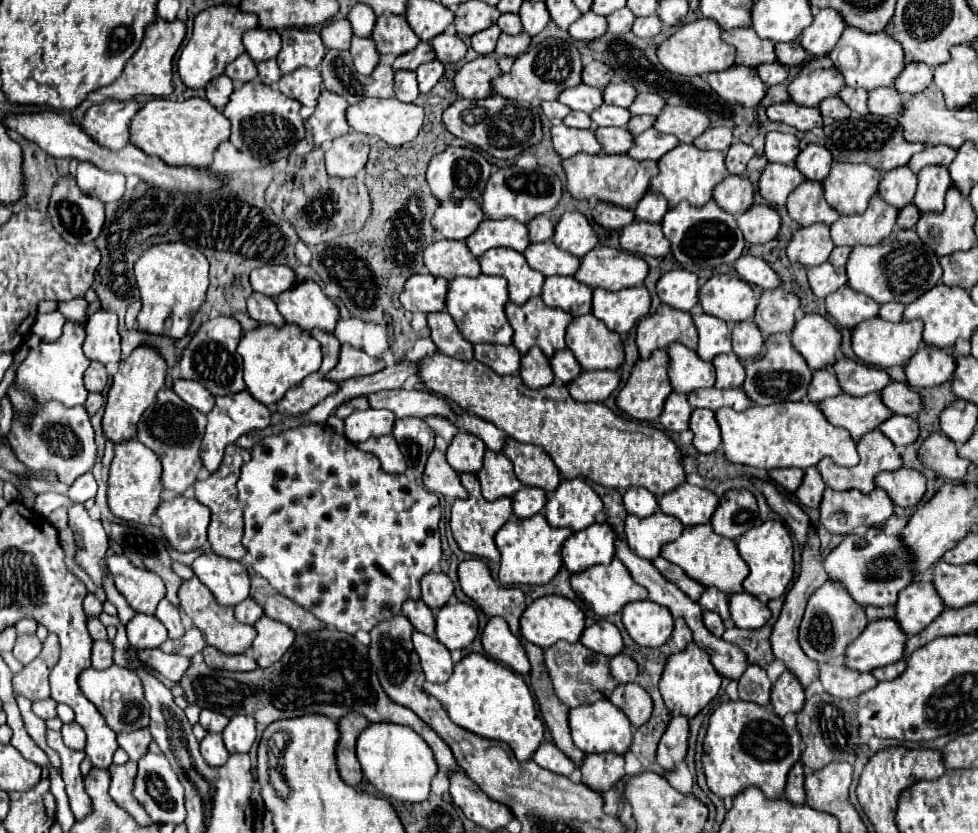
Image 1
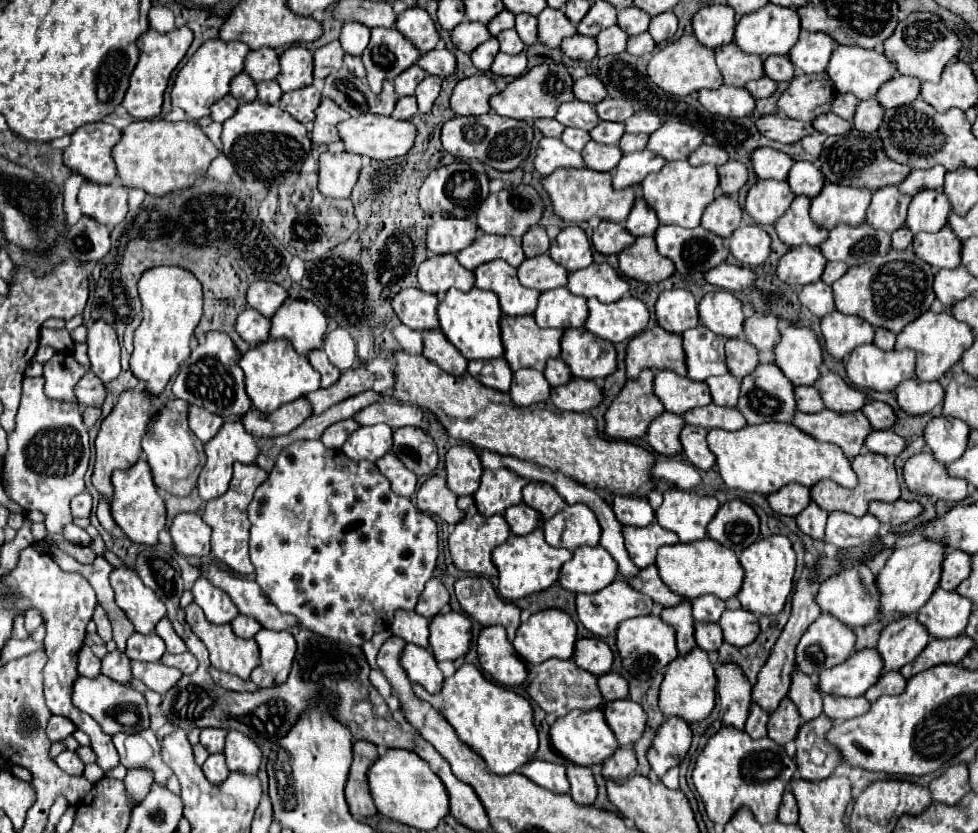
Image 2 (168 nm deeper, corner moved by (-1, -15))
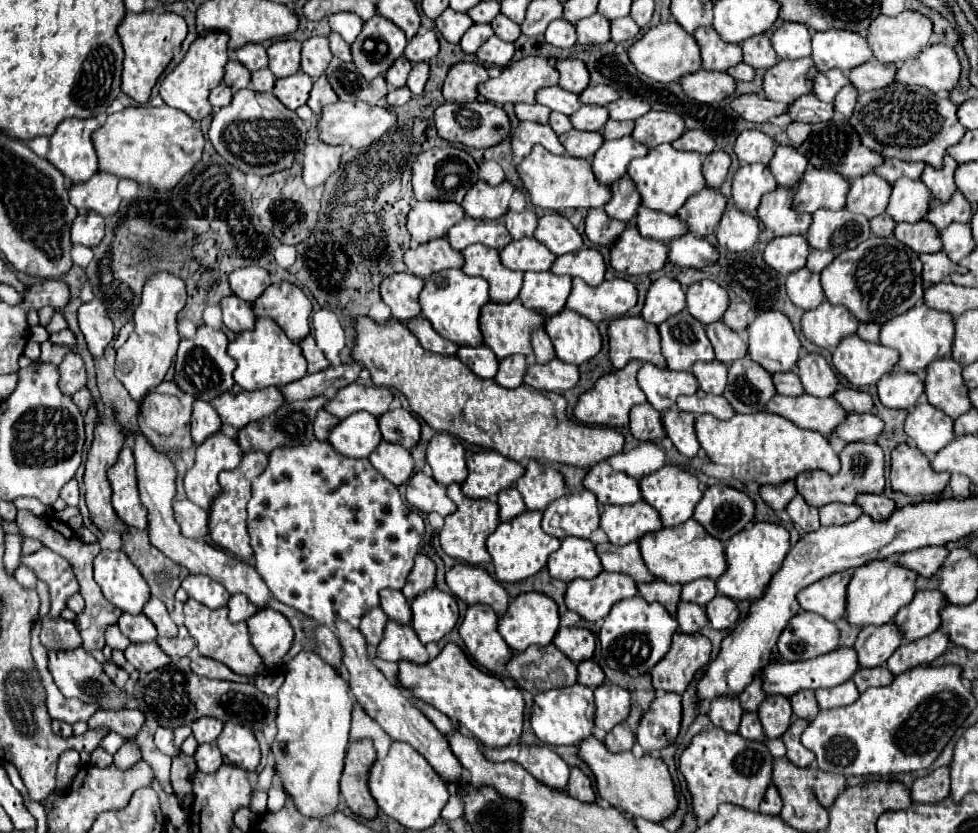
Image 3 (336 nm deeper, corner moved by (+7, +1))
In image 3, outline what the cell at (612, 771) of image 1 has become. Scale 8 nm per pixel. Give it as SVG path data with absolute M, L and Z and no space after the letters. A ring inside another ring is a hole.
M619 724L617 728L613 728L607 738L605 738L605 746L609 752L625 752L631 750L635 744L635 736L629 728L623 728L625 724Z

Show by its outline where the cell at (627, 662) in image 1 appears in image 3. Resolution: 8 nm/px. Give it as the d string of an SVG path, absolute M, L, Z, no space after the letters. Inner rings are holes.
M585 660L579 664L579 684L583 686L589 686L589 688L597 688L605 682L605 672L601 670L601 666L593 660Z

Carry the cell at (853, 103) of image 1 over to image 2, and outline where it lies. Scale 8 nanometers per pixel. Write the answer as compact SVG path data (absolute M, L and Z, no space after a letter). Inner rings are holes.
M835 94L835 100L831 104L831 112L841 116L843 120L853 120L855 114L855 106L857 106L857 98L853 94Z

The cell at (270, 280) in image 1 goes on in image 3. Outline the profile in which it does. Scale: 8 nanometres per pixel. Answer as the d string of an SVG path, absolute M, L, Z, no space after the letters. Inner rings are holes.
M247 266L247 268L239 268L229 276L229 284L235 296L239 296L245 302L255 302L263 290L271 284L269 272L265 272L265 268L261 266Z

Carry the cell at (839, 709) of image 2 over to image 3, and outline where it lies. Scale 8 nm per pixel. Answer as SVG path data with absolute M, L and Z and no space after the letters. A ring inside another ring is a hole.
M847 680L841 686L835 686L835 688L815 690L815 696L817 696L819 708L825 710L825 708L839 708L839 706L853 704L859 698L859 692L857 692L855 682Z

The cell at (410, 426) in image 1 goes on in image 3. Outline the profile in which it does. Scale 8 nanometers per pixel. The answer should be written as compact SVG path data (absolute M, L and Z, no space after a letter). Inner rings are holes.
M395 408L379 416L379 428L381 428L383 440L401 444L407 450L417 446L417 442L421 440L421 426L417 418L403 408Z

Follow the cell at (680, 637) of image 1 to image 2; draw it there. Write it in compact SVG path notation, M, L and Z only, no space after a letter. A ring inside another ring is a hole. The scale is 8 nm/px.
M683 600L677 606L671 608L663 608L659 618L675 628L677 634L677 650L683 656L685 652L689 652L695 646L695 636L693 636L693 616L691 616L691 602Z

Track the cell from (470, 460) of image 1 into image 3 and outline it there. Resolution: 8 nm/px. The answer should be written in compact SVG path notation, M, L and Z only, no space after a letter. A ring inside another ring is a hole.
M447 432L433 436L427 448L427 462L433 470L433 478L445 486L453 482L461 484L467 476L465 448L455 436Z

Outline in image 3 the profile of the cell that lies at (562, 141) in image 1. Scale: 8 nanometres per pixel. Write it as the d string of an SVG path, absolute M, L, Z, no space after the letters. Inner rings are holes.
M521 122L513 136L511 136L511 146L513 154L521 160L531 154L533 146L541 144L553 154L565 154L565 148L559 142L559 136L549 124L533 124L533 122Z

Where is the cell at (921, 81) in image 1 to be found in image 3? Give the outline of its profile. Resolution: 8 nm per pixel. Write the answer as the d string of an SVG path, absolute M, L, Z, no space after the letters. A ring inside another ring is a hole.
M873 58L869 60L869 64L853 68L853 72L849 72L849 80L859 92L869 92L893 84L895 74L897 74L897 64L883 64Z

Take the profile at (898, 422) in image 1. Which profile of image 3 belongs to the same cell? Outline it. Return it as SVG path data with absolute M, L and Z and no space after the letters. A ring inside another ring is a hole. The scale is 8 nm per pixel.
M849 414L835 430L845 442L875 442L883 432L883 420L875 414Z

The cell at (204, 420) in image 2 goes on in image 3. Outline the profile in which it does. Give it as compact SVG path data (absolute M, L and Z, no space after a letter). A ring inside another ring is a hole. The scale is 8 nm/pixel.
M195 400L193 416L191 416L191 436L195 444L201 444L207 436L215 434L221 428L221 418L217 410L203 400Z

